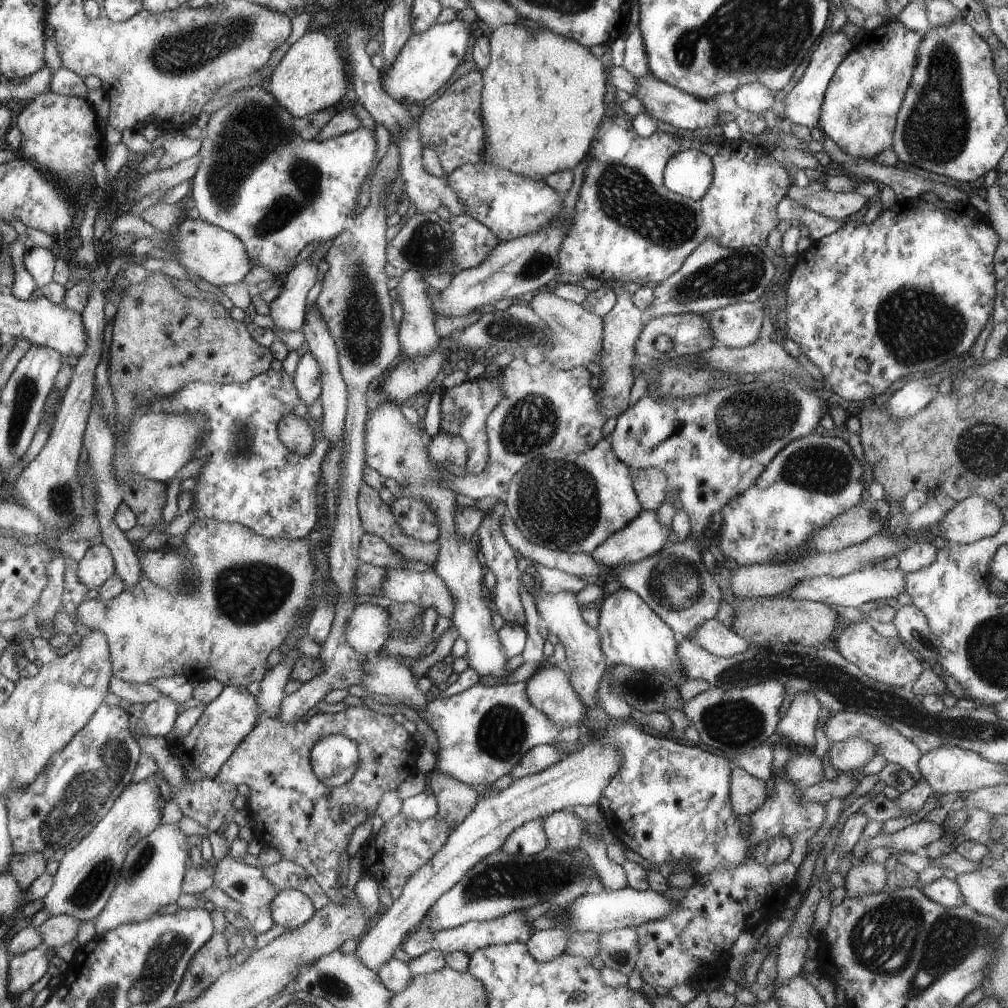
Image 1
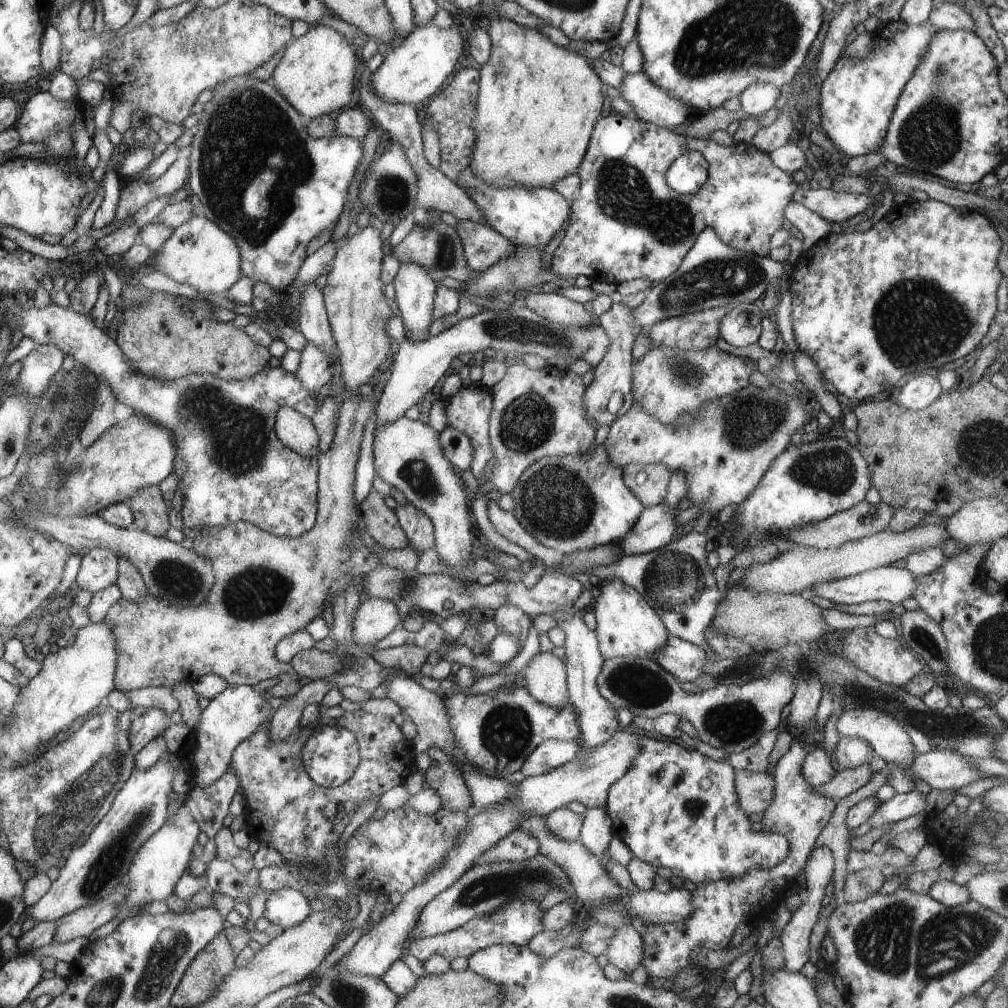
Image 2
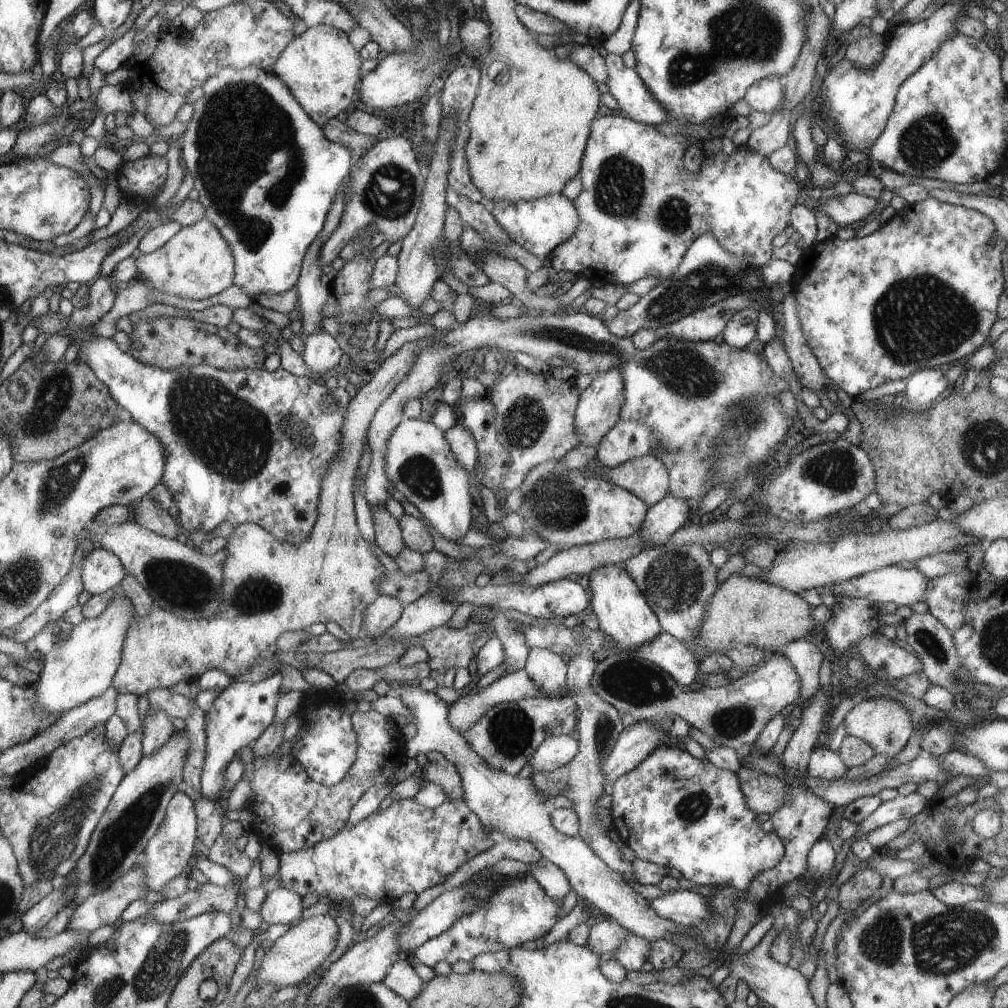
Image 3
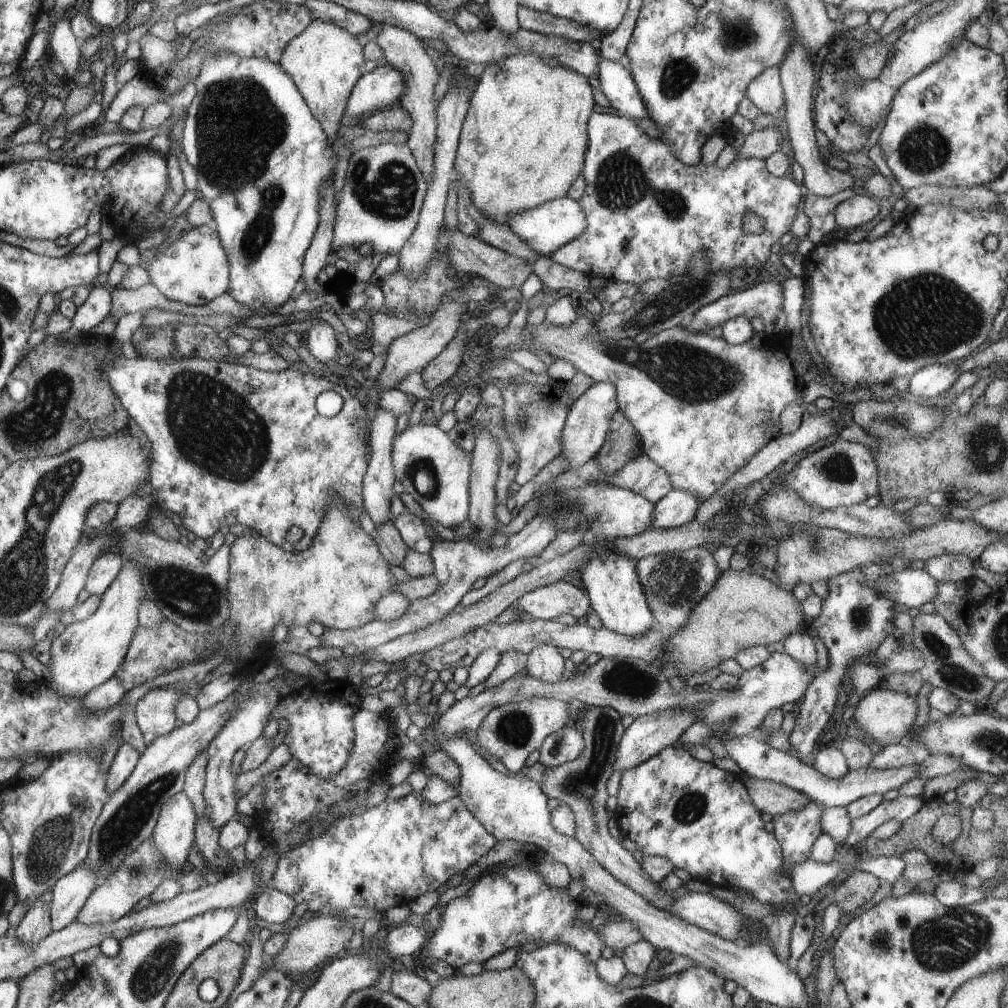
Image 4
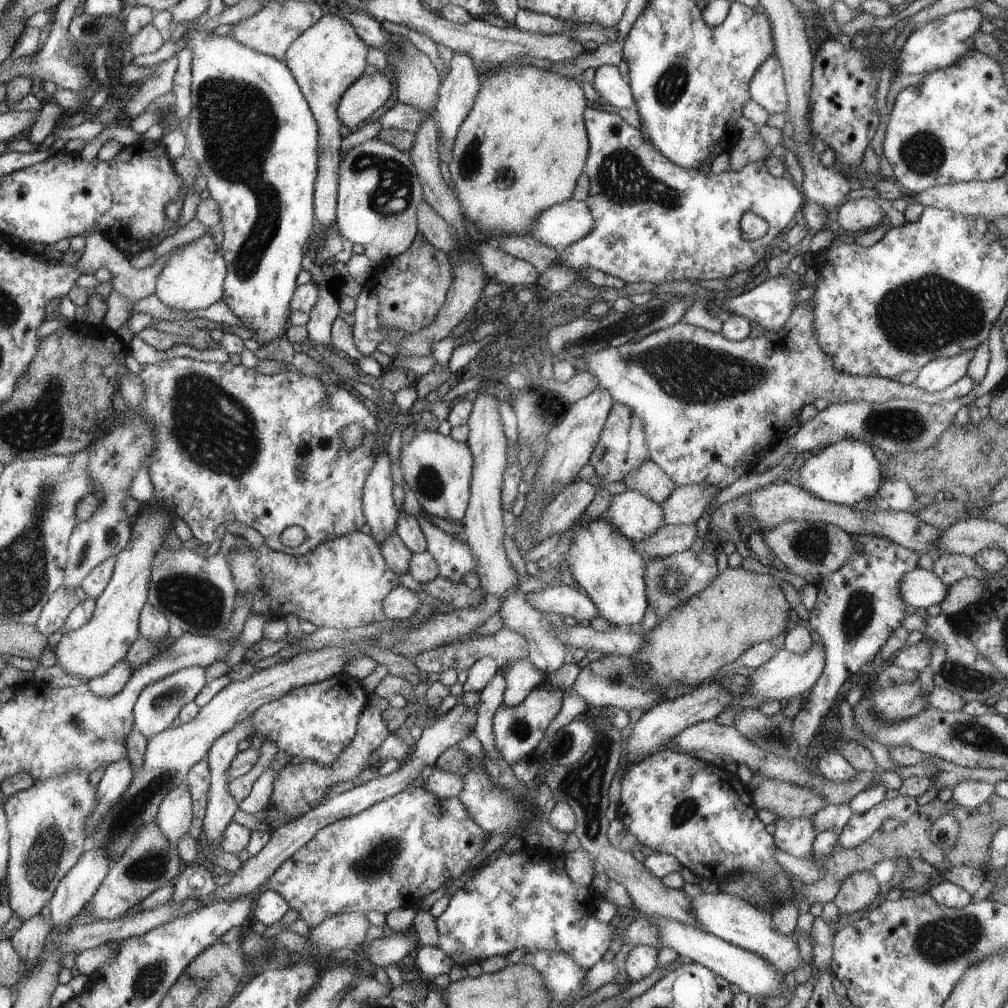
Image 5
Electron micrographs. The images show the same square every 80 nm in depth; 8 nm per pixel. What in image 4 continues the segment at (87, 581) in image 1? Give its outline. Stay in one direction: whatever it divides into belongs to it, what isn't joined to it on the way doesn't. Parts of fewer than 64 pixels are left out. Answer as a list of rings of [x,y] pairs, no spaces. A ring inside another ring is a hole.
[[[115,550],[104,552],[94,560],[90,568],[88,583],[85,590],[90,595],[102,596],[113,586],[113,582],[121,574],[125,566],[125,558]]]

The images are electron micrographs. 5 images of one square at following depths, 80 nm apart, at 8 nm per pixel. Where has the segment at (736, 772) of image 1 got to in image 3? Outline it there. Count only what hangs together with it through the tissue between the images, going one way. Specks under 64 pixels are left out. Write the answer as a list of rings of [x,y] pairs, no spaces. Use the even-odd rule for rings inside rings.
[[[741,767],[737,777],[745,794],[746,806],[758,815],[772,815],[788,800],[786,783],[778,776],[766,776],[762,772]]]

